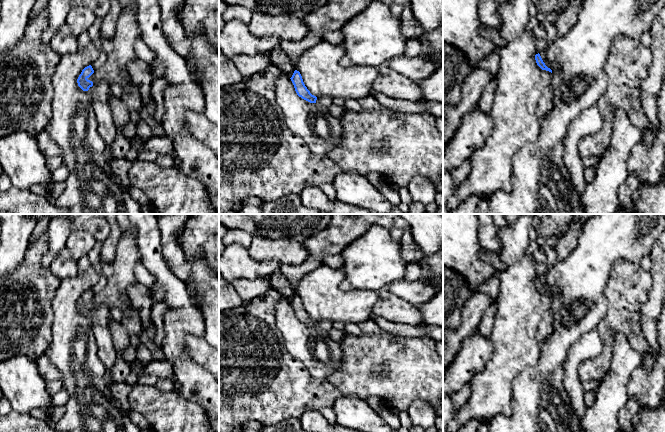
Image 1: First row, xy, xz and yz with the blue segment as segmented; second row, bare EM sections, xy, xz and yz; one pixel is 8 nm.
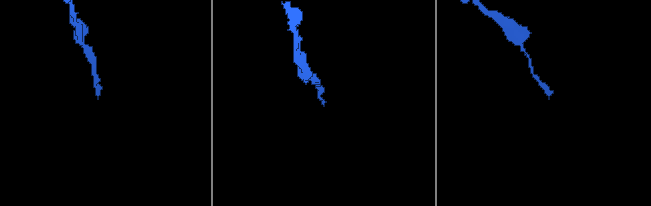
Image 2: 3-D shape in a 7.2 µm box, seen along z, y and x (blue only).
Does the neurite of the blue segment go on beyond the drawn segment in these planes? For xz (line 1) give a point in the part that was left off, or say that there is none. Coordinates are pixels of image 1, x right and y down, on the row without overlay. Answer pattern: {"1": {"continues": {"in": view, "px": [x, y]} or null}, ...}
{"1": {"continues": {"in": "xz", "px": [326, 325]}}}

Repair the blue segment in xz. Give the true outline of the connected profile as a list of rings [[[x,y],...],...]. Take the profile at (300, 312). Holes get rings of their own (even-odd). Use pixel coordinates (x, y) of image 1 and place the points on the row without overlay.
[[[295,294],[290,303],[294,309],[297,319],[302,323],[310,327],[316,327],[317,329],[321,329],[325,331],[329,331],[333,329],[333,322],[329,320],[316,321],[312,319],[310,315],[307,313],[307,311],[305,310],[299,295]]]

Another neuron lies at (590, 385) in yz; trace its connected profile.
[[[590,380],[586,382],[582,382],[582,387],[585,392],[591,391],[591,390],[597,390],[599,387],[600,382]]]

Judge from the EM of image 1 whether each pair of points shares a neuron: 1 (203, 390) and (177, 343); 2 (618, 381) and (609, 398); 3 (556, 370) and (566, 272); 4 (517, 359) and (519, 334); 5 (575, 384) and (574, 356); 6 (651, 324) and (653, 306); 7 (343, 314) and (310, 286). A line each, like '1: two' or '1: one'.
1: one
2: one
3: one
4: one
5: one
6: one
7: one

